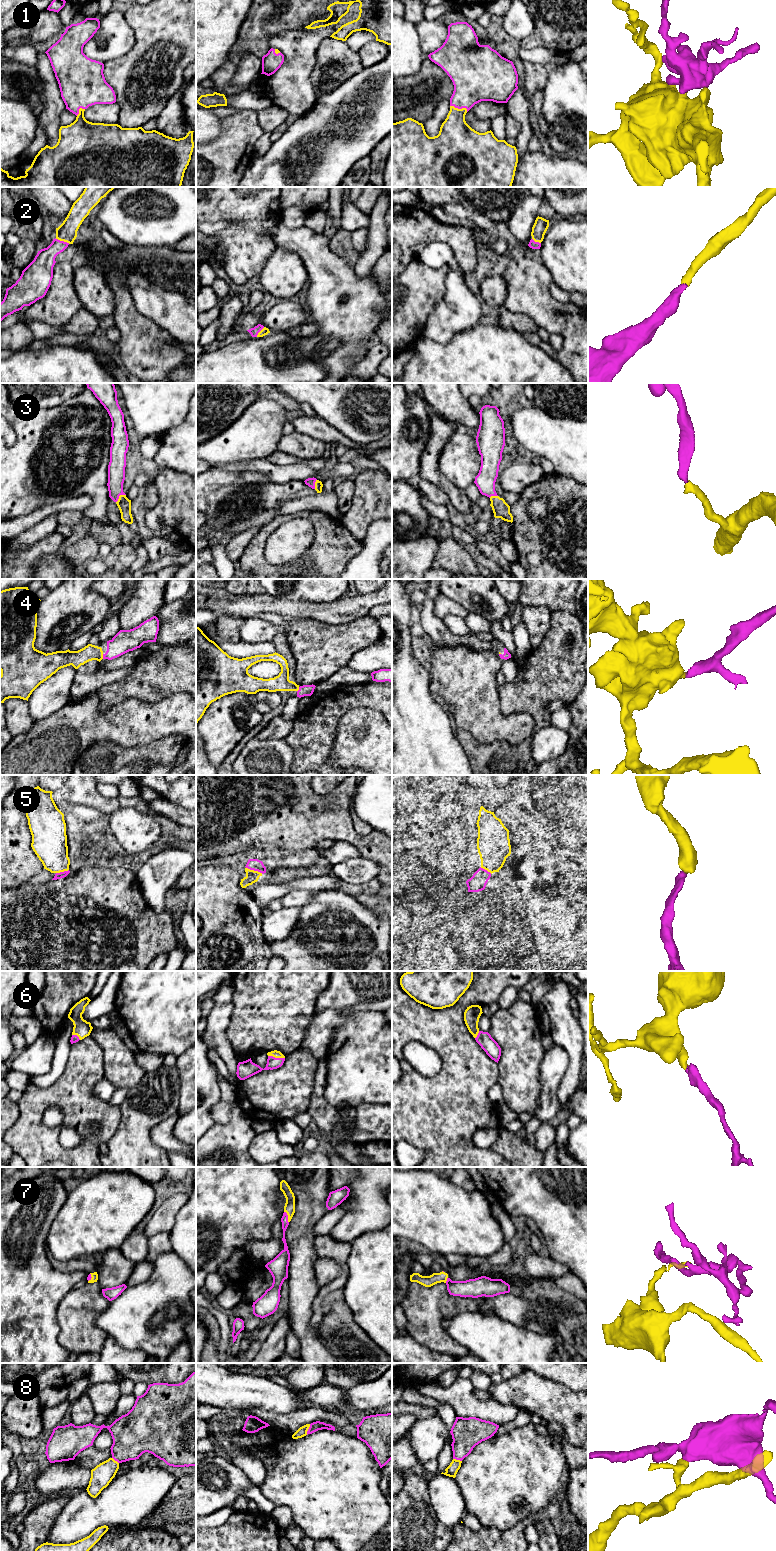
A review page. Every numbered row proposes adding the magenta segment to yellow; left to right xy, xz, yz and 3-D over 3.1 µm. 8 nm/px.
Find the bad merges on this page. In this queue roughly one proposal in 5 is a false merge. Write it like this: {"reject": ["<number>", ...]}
{"reject": ["8"]}

